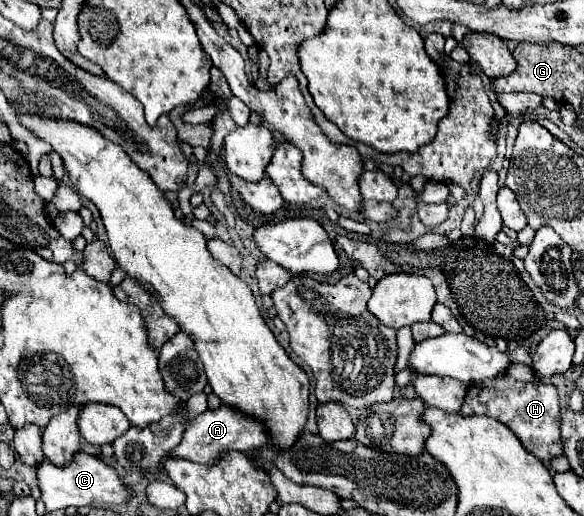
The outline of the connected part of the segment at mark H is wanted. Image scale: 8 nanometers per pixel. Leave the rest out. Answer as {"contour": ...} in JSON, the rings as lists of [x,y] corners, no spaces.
{"contour":[[[509,375],[475,381],[467,389],[467,397],[461,407],[461,415],[487,415],[507,425],[523,443],[523,447],[535,453],[541,461],[551,461],[563,453],[561,421],[559,421],[559,395],[549,383],[521,383]]]}

